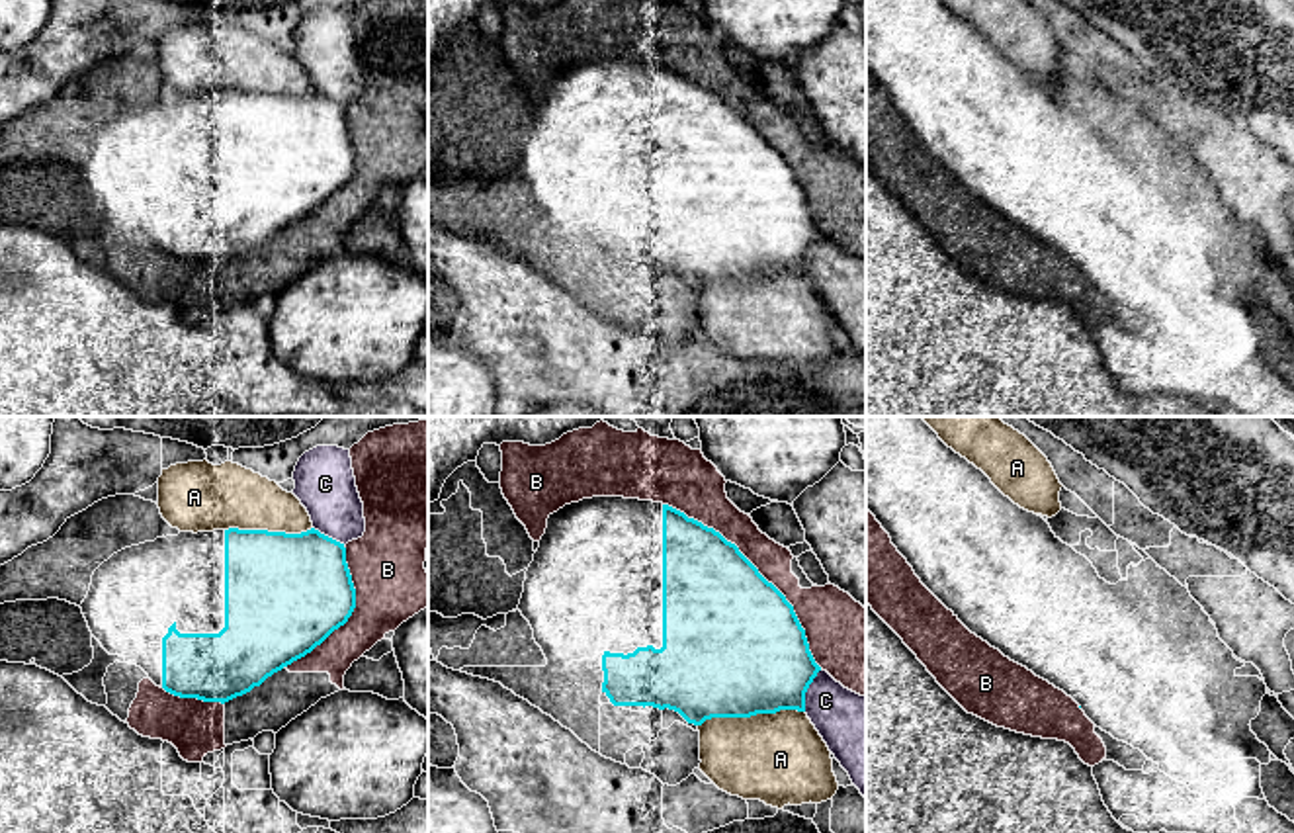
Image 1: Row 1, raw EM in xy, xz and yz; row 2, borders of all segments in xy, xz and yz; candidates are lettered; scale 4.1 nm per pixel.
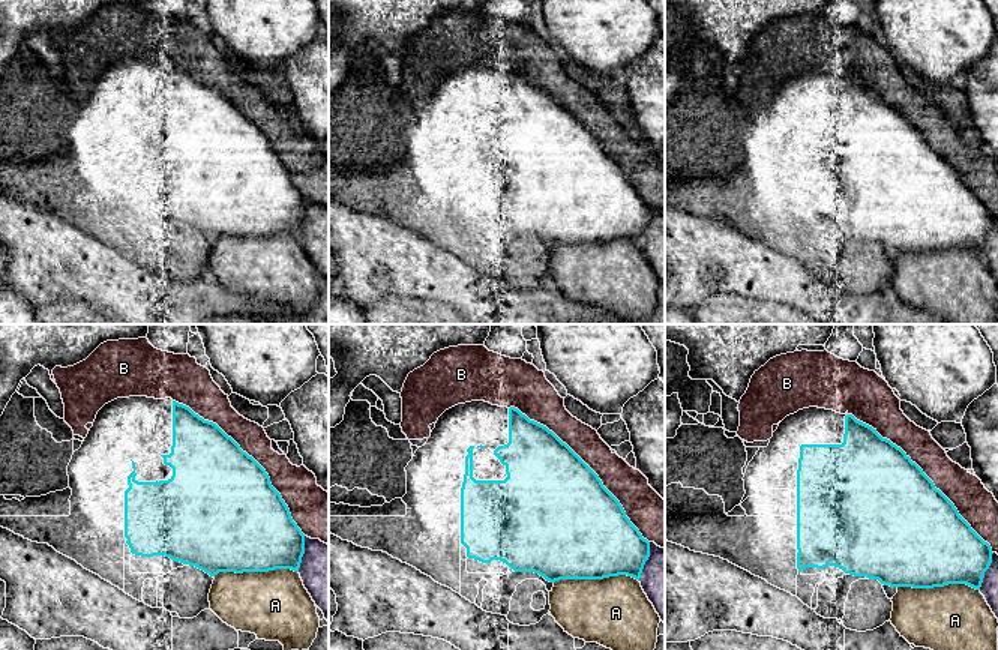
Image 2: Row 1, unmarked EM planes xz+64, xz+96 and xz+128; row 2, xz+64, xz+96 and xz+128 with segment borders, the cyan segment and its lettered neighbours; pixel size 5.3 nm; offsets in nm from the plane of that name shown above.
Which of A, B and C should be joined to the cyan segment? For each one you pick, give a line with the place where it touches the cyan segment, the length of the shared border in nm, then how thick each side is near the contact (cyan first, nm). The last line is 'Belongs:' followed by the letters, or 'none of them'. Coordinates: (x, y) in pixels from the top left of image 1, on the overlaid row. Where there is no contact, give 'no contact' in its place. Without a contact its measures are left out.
Belongs: none of them

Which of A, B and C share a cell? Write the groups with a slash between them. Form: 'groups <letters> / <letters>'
groups A / B / C

